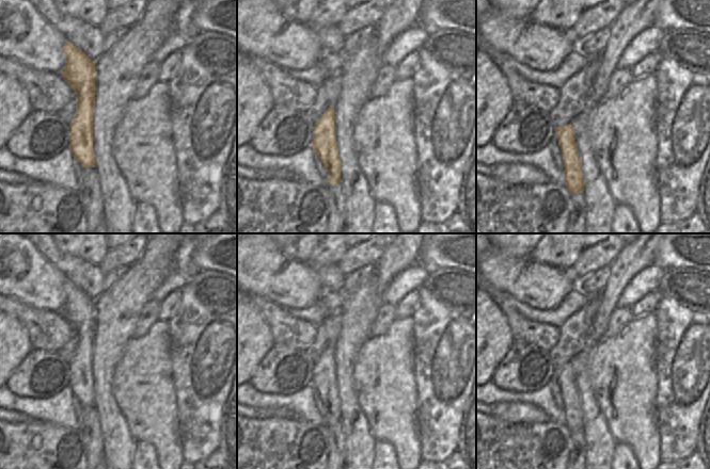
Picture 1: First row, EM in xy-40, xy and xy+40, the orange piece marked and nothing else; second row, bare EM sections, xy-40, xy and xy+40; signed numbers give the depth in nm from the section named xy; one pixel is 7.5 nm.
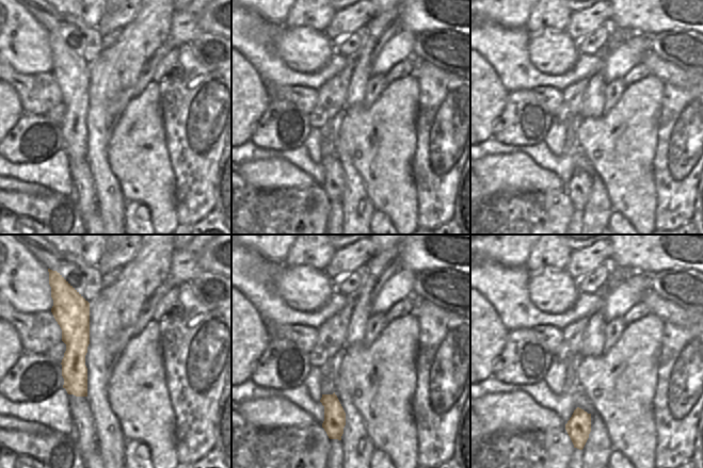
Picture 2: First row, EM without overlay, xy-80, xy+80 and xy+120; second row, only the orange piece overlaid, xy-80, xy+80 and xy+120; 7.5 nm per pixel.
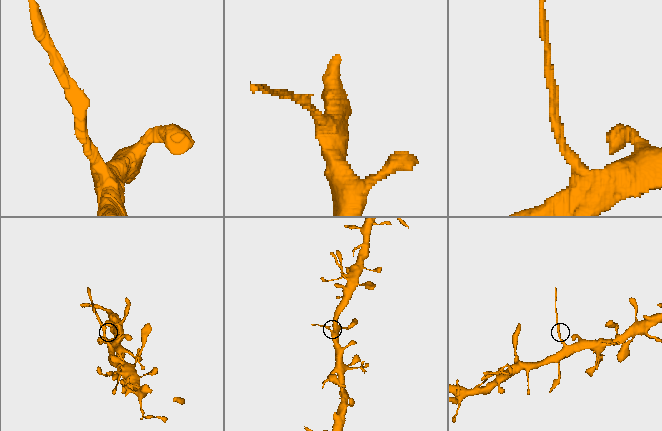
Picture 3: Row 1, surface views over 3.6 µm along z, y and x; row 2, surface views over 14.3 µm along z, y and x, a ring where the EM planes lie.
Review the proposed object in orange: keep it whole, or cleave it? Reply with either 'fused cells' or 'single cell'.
fused cells

